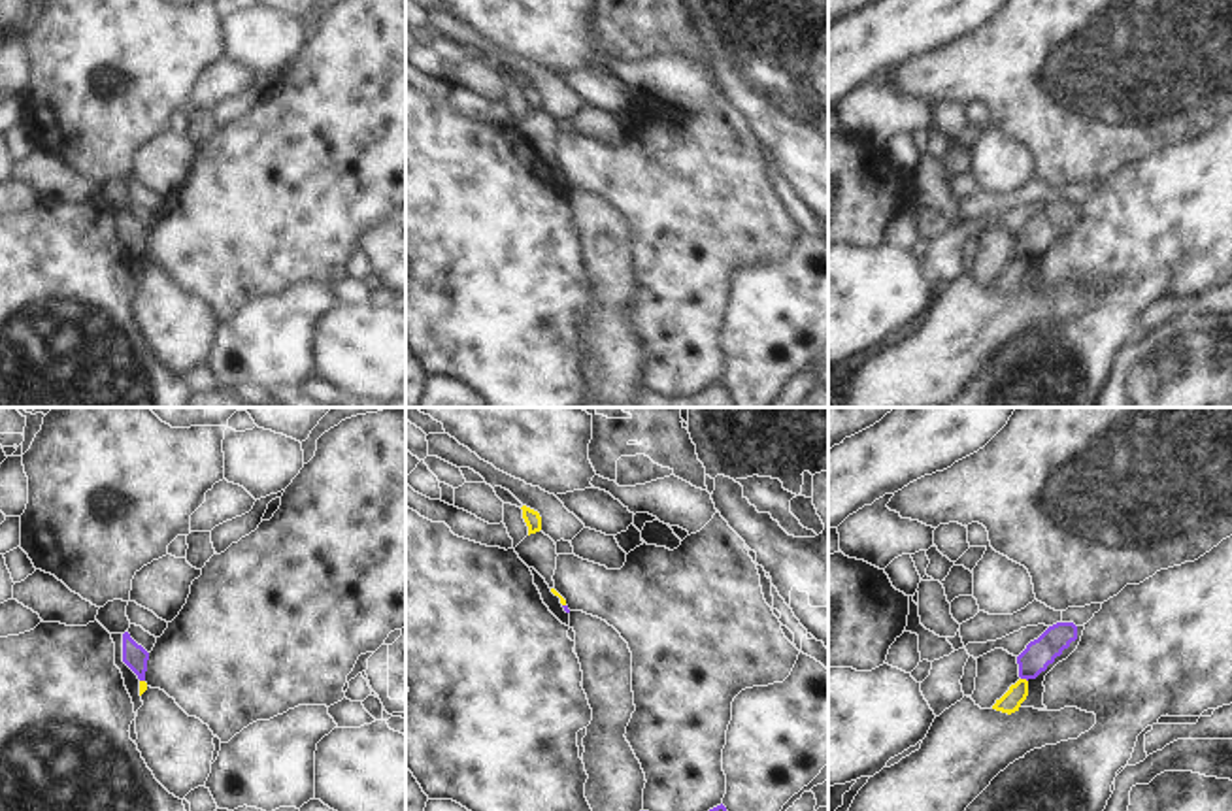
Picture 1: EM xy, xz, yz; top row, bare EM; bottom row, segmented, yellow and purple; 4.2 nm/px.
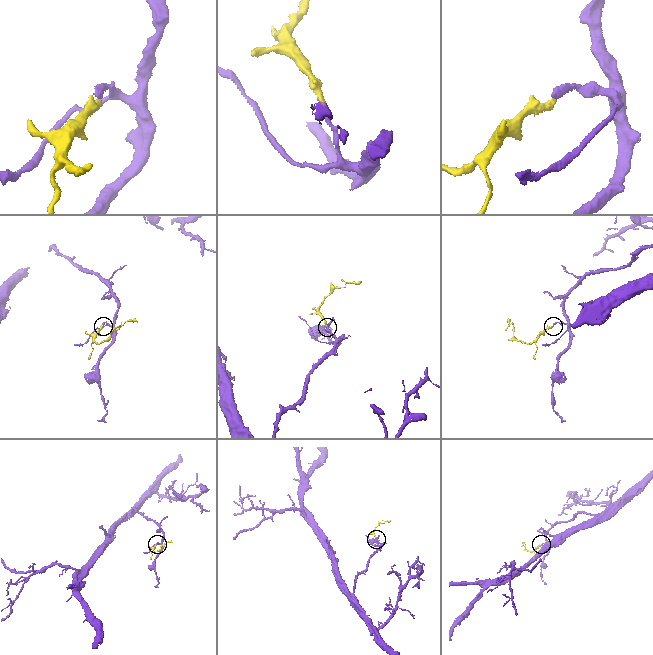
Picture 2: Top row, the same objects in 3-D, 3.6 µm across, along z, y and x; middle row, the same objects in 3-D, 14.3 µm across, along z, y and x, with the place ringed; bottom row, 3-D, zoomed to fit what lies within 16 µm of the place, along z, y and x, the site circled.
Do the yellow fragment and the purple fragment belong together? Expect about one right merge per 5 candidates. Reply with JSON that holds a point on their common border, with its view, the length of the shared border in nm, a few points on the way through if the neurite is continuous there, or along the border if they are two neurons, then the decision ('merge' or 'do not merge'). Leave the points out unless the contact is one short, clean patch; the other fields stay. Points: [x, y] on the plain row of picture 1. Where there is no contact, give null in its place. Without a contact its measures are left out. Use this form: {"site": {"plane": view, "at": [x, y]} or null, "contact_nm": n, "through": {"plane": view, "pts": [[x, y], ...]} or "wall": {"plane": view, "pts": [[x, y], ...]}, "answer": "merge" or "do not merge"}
{"site": {"plane": "yz", "at": [1025, 257]}, "contact_nm": 40, "wall": {"plane": "yz", "pts": [[1021, 255], [1027, 259]]}, "answer": "do not merge"}

